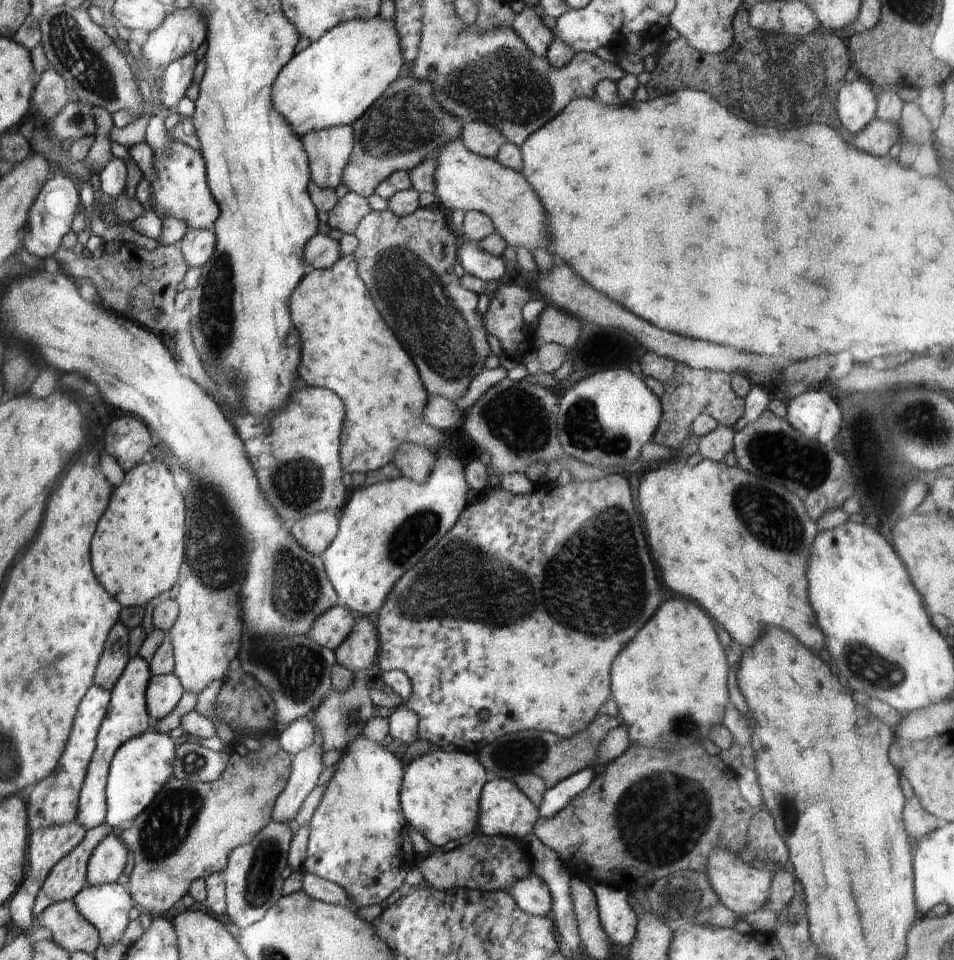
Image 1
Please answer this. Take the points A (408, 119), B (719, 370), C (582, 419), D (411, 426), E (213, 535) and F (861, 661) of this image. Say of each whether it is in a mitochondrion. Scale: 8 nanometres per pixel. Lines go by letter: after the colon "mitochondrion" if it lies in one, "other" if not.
A: mitochondrion
B: other
C: mitochondrion
D: other
E: mitochondrion
F: mitochondrion

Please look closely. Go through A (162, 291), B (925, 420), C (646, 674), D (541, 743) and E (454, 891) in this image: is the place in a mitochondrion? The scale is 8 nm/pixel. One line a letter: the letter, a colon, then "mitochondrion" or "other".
A: other
B: mitochondrion
C: other
D: mitochondrion
E: other

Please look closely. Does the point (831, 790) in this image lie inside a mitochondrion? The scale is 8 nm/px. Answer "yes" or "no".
no

